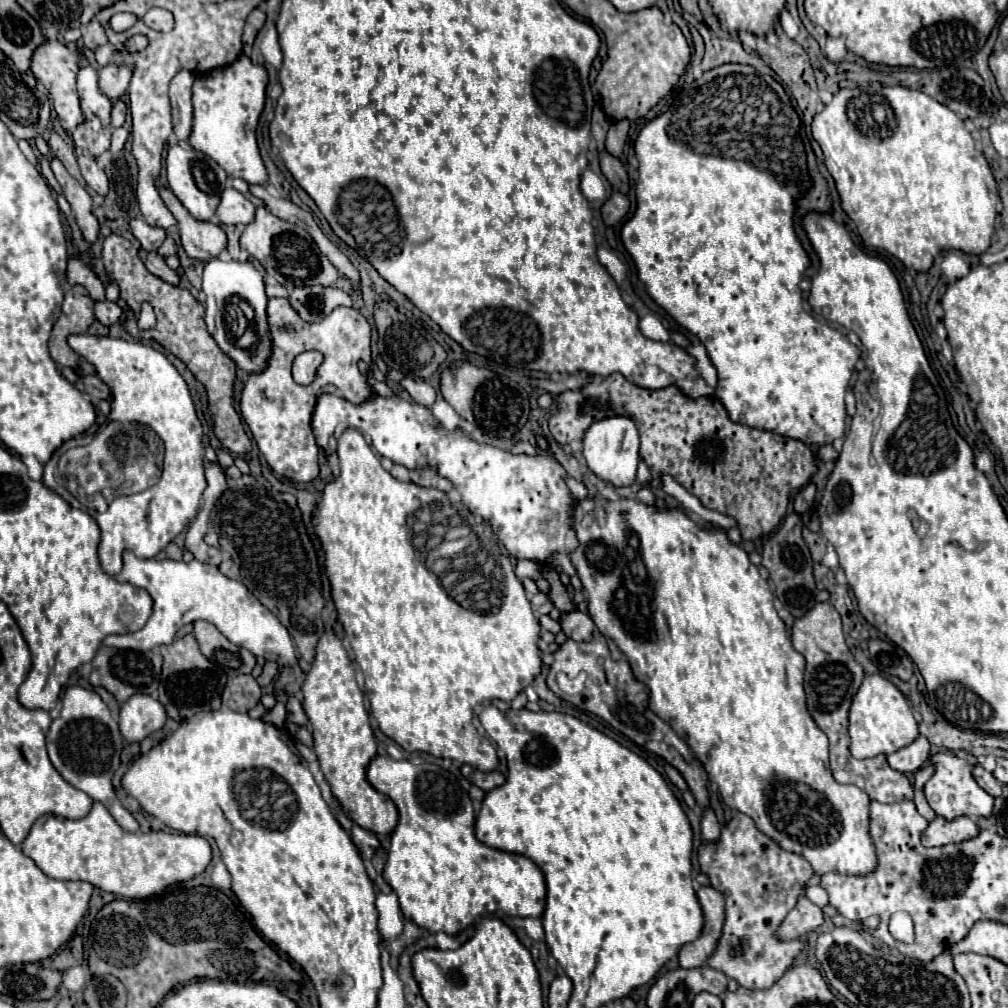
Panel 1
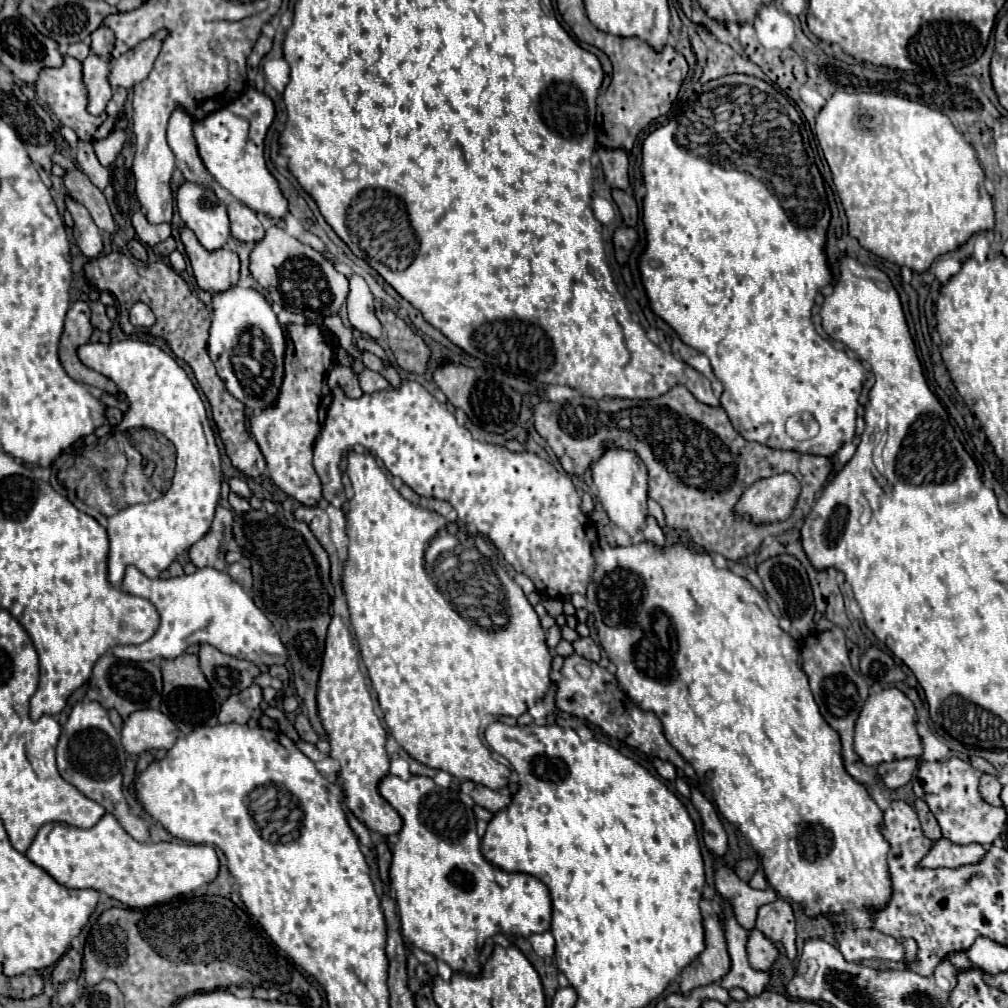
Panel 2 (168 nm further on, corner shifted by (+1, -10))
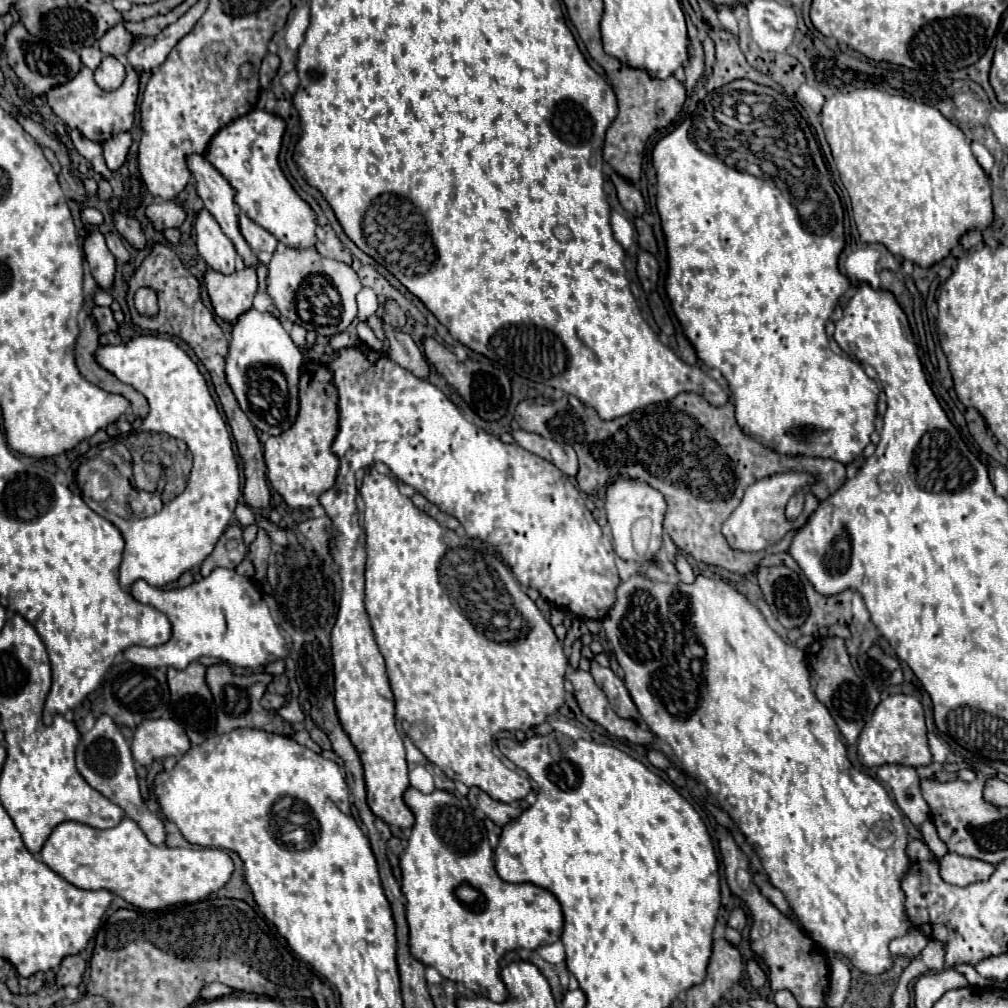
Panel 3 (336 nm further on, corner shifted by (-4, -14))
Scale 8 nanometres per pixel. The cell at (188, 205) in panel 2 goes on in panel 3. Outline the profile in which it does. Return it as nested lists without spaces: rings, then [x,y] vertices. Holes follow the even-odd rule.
[[[201,209],[195,219],[195,243],[199,255],[205,259],[205,263],[219,271],[219,273],[233,273],[235,271],[235,245],[231,239],[221,231],[219,223],[215,217],[207,211]]]

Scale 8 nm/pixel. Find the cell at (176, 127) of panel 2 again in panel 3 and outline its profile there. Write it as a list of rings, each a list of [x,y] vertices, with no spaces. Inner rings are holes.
[[[191,153],[187,155],[187,167],[191,171],[191,175],[195,177],[195,187],[197,187],[197,195],[203,199],[205,209],[217,219],[217,223],[221,225],[223,233],[233,241],[237,253],[243,257],[245,265],[255,267],[257,265],[257,257],[253,255],[253,251],[249,249],[247,241],[243,239],[239,225],[237,225],[237,215],[233,211],[233,187],[227,183],[227,179],[199,153]]]

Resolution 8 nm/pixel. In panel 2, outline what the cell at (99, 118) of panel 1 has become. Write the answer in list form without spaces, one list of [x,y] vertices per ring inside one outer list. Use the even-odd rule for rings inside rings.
[[[90,53],[86,61],[82,63],[82,73],[84,73],[84,83],[90,95],[90,111],[98,115],[98,111],[102,111],[102,107],[106,107],[106,103],[112,97],[112,85],[108,81],[110,63],[98,57],[96,53]]]

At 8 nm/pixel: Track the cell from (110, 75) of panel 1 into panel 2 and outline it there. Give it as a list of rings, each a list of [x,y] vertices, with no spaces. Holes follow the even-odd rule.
[[[160,29],[150,39],[138,43],[136,47],[132,47],[124,55],[120,55],[114,61],[114,67],[110,71],[112,87],[114,89],[116,87],[132,89],[136,83],[144,81],[148,77],[148,73],[152,71],[152,65],[154,65],[154,61],[158,57],[160,47],[162,47],[166,37],[168,37],[168,31]]]

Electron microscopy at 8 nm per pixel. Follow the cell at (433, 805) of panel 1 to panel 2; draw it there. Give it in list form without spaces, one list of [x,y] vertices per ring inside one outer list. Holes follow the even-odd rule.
[[[388,775],[380,783],[380,795],[400,813],[404,821],[398,843],[394,845],[390,881],[396,889],[402,935],[408,943],[448,963],[454,973],[478,977],[482,967],[478,965],[476,957],[484,947],[486,939],[498,933],[530,937],[534,933],[544,933],[550,929],[552,903],[548,887],[532,875],[506,873],[484,859],[480,851],[480,837],[476,833],[476,817],[472,813],[472,807],[464,803],[462,815],[462,799],[456,791],[442,789],[430,777],[422,775],[414,775],[410,781],[404,781],[396,775]]]

